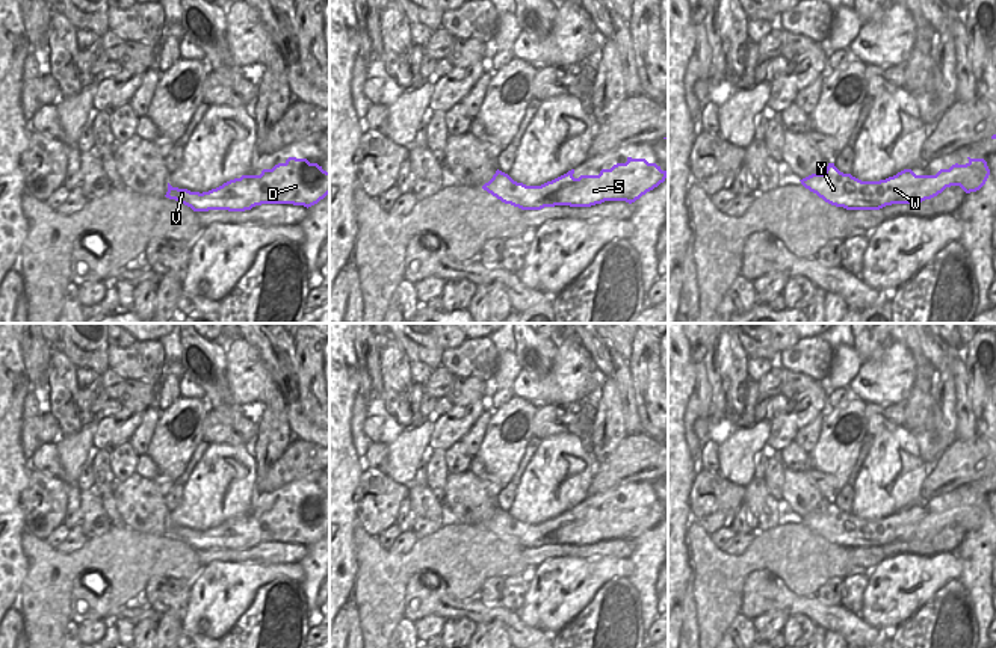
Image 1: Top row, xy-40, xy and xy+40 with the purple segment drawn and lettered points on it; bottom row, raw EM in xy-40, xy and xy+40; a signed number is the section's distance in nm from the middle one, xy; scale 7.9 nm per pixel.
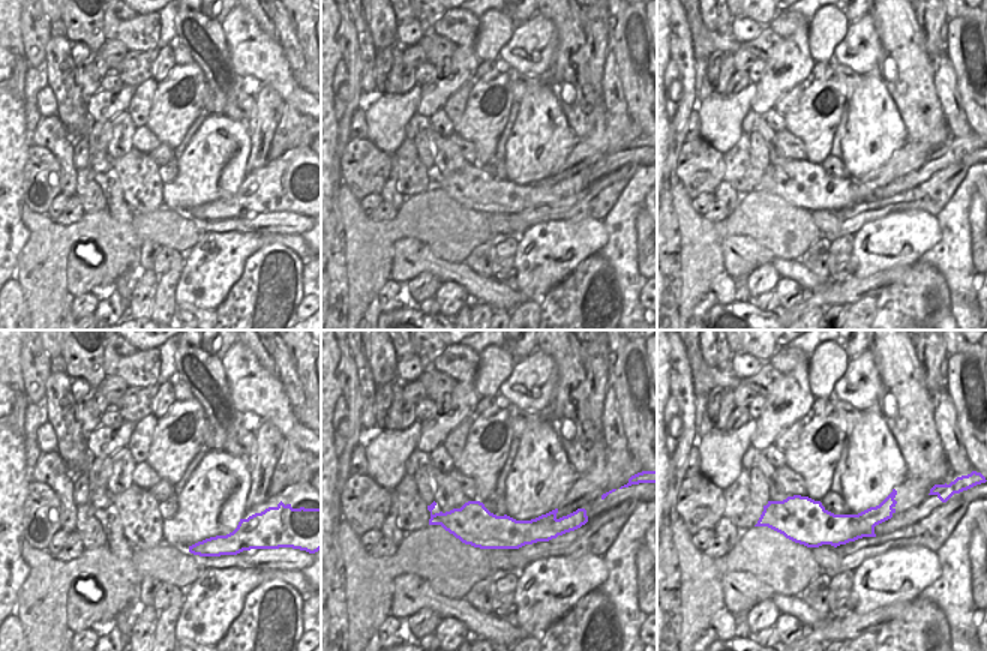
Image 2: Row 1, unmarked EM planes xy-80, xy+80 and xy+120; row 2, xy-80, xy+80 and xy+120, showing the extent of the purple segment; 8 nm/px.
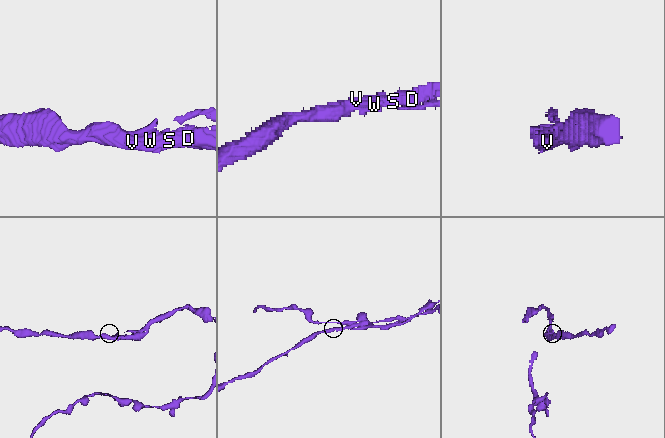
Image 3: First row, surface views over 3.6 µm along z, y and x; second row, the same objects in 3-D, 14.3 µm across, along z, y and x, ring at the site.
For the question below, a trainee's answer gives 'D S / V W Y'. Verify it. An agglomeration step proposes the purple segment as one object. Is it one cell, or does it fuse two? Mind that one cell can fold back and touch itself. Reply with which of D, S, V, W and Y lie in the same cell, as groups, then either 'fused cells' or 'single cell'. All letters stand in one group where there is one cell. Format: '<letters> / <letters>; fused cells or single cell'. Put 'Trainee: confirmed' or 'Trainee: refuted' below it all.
D S V W Y; single cell
Trainee: refuted

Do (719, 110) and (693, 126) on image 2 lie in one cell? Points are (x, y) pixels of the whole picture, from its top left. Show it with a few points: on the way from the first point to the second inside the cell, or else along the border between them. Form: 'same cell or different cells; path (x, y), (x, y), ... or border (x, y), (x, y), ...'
different cells; border (696, 111), (701, 135)

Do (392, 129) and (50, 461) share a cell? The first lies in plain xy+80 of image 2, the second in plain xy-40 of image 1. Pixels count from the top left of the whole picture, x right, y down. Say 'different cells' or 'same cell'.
different cells

